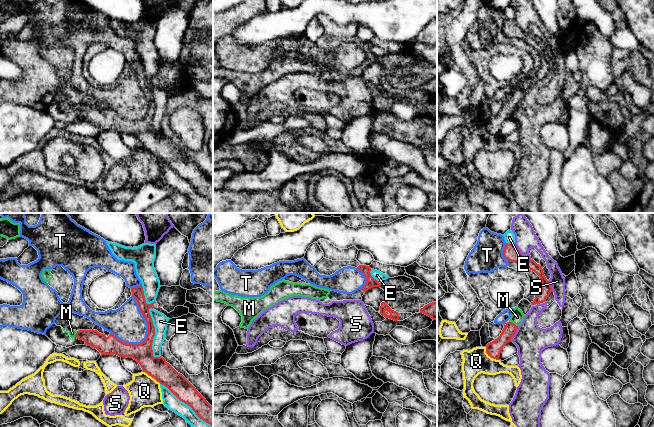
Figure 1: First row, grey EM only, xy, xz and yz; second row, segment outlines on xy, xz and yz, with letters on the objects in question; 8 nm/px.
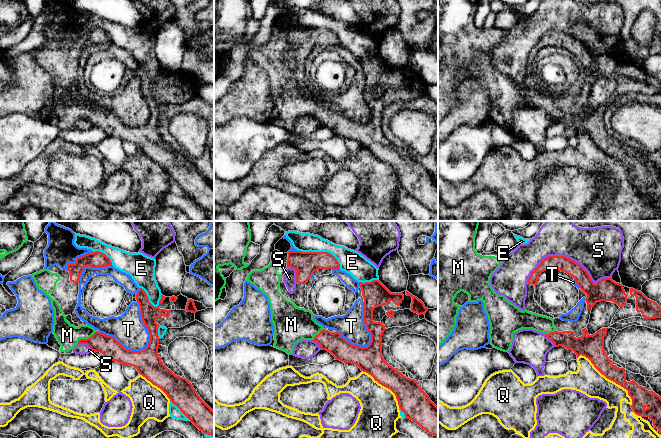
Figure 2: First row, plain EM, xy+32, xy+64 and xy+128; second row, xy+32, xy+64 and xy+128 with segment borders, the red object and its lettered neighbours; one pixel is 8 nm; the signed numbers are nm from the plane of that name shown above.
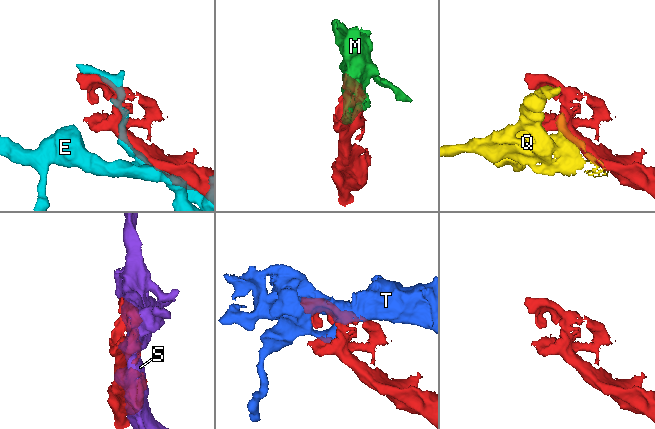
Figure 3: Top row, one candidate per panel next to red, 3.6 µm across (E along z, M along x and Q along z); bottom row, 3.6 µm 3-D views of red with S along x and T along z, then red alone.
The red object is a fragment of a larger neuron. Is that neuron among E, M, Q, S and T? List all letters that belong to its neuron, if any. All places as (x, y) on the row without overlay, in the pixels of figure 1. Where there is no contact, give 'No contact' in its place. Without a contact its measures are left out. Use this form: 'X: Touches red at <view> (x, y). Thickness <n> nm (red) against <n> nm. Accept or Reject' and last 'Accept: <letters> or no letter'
E: Touches red at xy (154, 110). Thickness 160 nm (red) against 120 nm. Reject
M: Touches red at yz (513, 99). Thickness 120 nm (red) against 110 nm. Accept
Q: Touches red at yz (490, 132). Thickness 120 nm (red) against 200 nm. Reject
S: Touches red at yz (520, 29). Thickness 120 nm (red) against 180 nm. Reject
T: Touches red at xy (147, 99). Thickness 160 nm (red) against 280 nm. Reject
Accept: M

